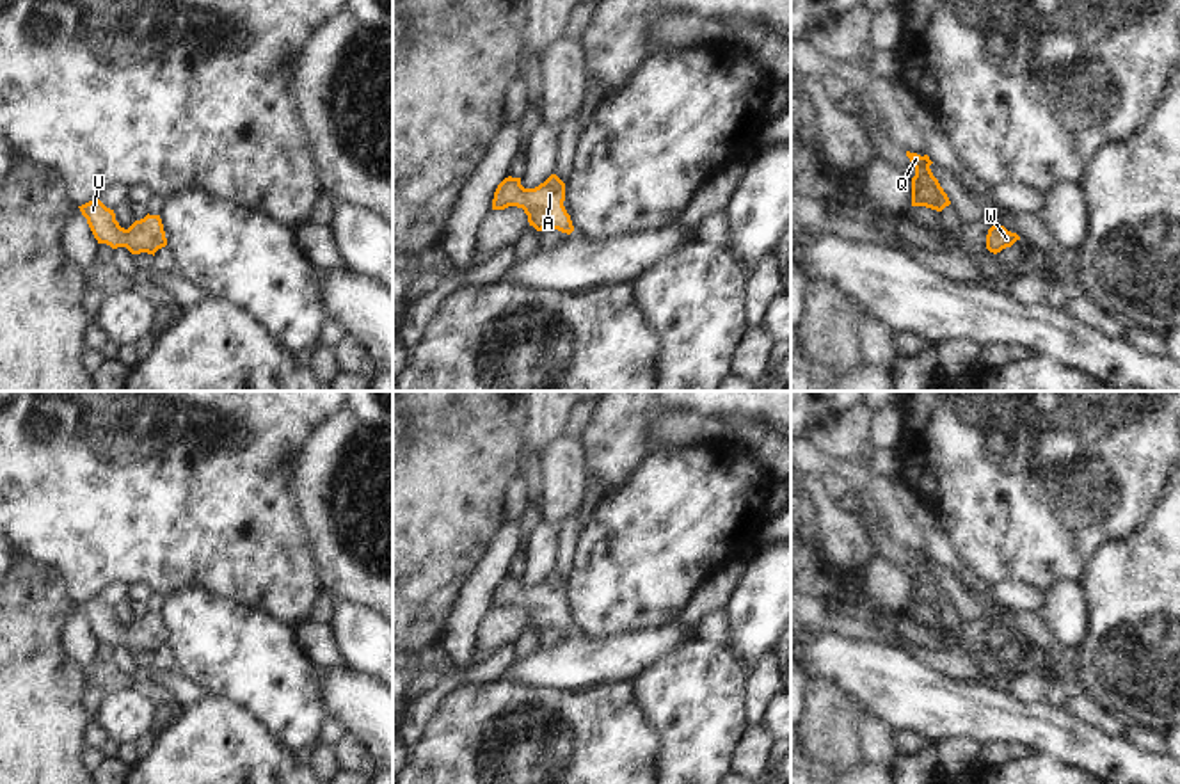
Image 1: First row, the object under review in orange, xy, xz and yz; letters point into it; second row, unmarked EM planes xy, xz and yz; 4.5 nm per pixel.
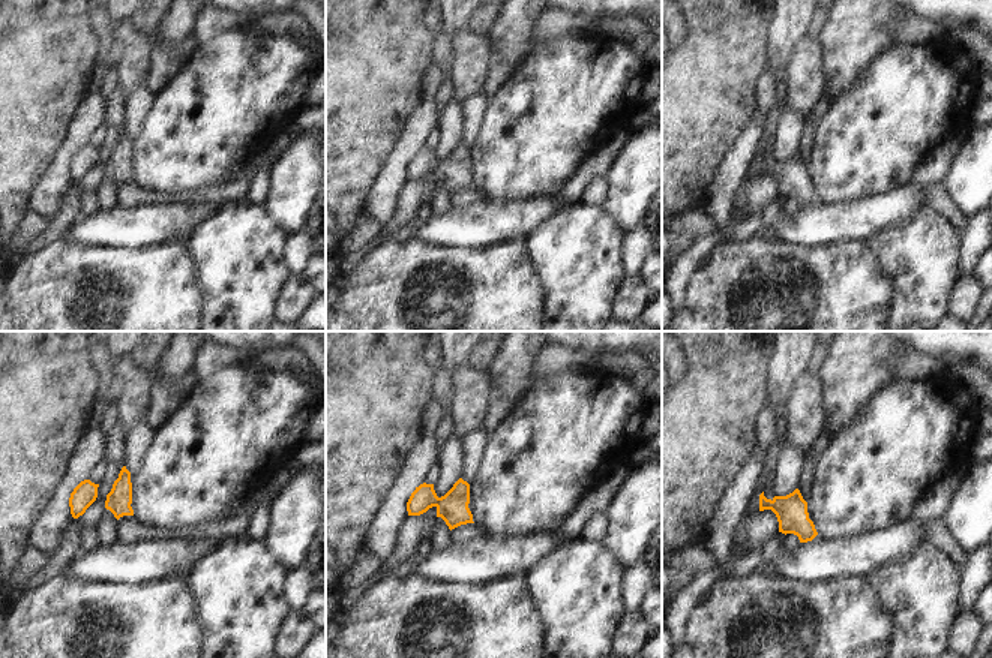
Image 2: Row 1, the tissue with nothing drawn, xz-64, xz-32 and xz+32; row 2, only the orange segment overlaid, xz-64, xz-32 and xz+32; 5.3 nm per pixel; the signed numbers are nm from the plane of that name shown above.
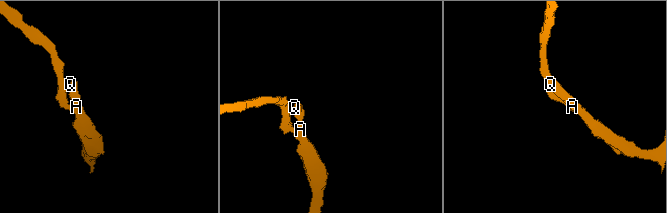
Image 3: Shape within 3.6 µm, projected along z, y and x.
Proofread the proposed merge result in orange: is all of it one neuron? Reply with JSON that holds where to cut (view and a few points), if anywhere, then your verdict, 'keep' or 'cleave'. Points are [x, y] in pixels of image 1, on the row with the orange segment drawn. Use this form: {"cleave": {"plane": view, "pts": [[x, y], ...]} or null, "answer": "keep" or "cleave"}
{"cleave": null, "answer": "keep"}

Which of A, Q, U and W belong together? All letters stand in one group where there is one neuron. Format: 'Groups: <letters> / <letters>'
Groups: A Q U W

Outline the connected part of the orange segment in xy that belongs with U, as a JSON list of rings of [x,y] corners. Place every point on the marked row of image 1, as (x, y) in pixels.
[[[98,197],[78,206],[98,240],[112,249],[126,247],[132,254],[153,254],[167,245],[160,215],[146,215],[135,220],[128,229],[116,220],[114,210],[107,208]]]

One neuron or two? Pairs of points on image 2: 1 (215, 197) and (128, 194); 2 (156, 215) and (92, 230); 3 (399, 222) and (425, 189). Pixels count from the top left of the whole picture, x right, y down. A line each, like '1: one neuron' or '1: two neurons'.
1: one neuron
2: one neuron
3: one neuron

